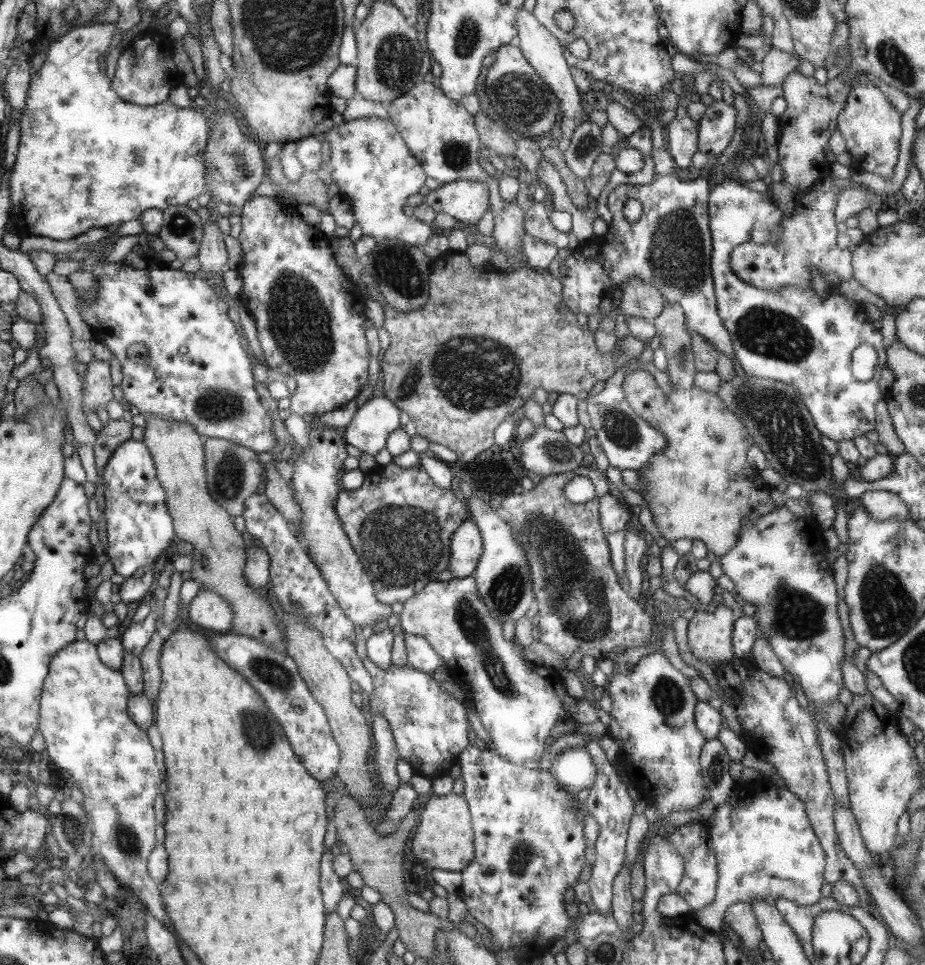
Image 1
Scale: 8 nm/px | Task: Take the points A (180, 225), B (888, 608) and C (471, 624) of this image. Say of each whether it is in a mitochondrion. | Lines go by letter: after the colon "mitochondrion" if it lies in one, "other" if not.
A: mitochondrion
B: mitochondrion
C: mitochondrion

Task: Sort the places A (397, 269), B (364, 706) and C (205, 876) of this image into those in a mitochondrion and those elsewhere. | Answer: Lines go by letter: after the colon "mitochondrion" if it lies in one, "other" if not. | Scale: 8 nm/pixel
A: mitochondrion
B: other
C: other

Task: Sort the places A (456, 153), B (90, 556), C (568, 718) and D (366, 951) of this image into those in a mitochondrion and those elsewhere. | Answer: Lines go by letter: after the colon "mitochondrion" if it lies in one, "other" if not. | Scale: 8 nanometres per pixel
A: mitochondrion
B: other
C: other
D: other

